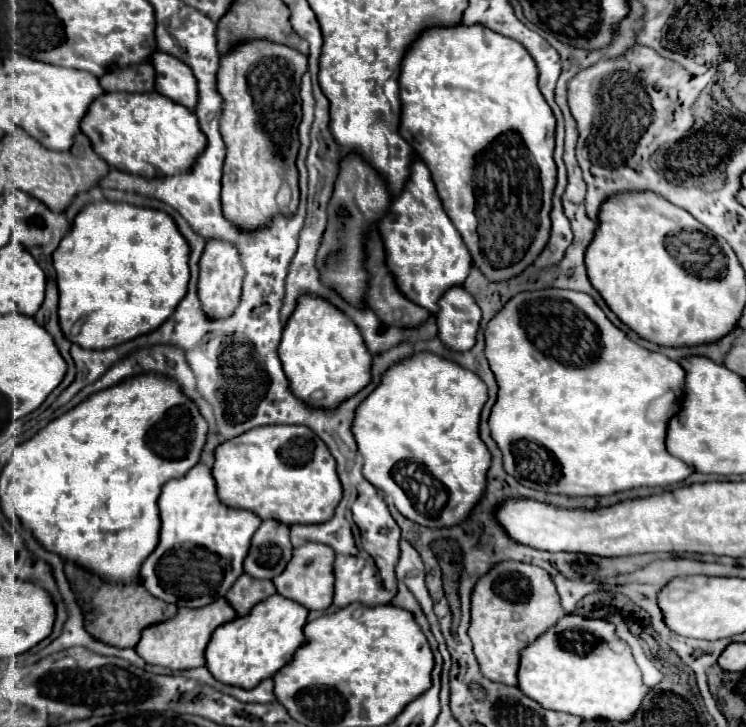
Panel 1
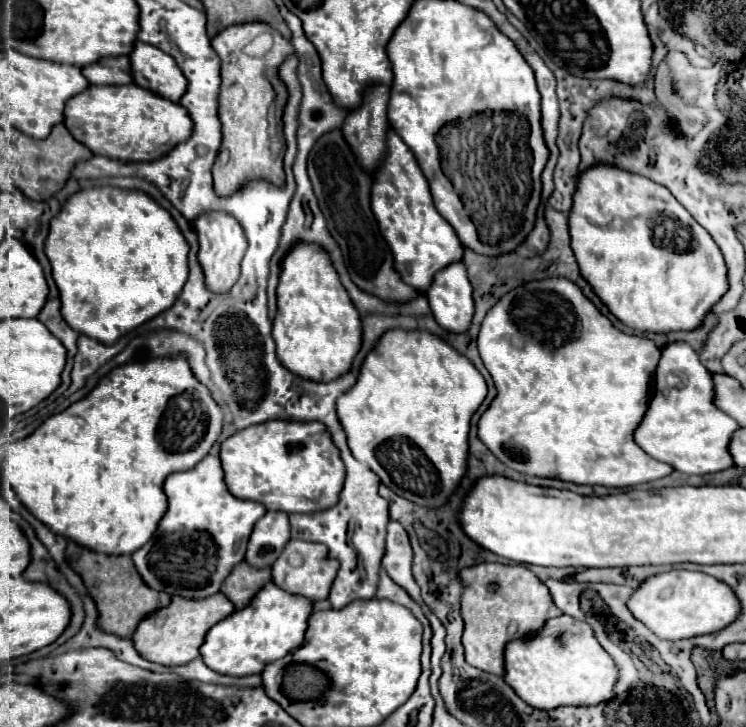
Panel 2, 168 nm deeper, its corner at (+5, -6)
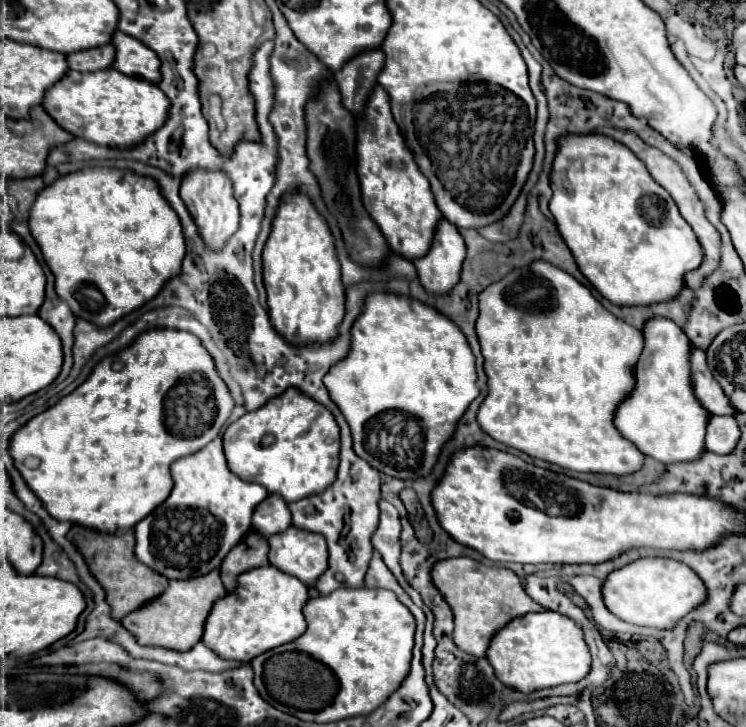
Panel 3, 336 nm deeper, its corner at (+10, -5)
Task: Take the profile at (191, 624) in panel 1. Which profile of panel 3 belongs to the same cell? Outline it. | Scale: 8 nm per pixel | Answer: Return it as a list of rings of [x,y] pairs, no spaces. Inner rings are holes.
[[[214,570],[212,574],[206,574],[204,578],[192,578],[188,582],[170,582],[168,590],[160,594],[160,598],[154,598],[152,602],[144,604],[140,610],[134,610],[132,614],[124,616],[122,624],[142,646],[162,646],[176,652],[186,652],[196,642],[200,642],[204,634],[206,618],[214,602],[224,596],[226,596],[226,590],[220,582],[218,570]]]

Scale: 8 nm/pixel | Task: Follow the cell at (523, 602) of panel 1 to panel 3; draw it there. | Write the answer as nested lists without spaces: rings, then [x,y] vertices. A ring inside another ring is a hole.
[[[450,558],[438,562],[432,568],[432,580],[454,610],[454,644],[462,652],[476,658],[486,658],[490,640],[510,620],[528,612],[546,610],[526,594],[526,590],[520,584],[520,578],[512,570],[494,566],[486,568],[484,564],[472,558]]]

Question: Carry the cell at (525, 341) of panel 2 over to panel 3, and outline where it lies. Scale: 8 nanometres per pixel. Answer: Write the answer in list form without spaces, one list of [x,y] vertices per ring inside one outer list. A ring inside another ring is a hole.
[[[534,262],[528,268],[514,270],[480,294],[476,334],[488,376],[488,396],[476,418],[490,438],[572,472],[628,476],[642,470],[644,454],[614,426],[618,406],[636,384],[634,368],[644,350],[640,330],[610,314],[568,272],[546,262]]]

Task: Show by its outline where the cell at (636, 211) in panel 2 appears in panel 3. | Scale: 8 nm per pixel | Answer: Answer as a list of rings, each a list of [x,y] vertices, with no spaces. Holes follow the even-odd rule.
[[[600,134],[562,138],[550,182],[554,190],[550,212],[562,240],[570,248],[580,272],[612,304],[650,306],[672,302],[686,286],[684,274],[702,266],[704,250],[698,236],[678,212],[672,196],[648,174],[646,166],[624,144]]]

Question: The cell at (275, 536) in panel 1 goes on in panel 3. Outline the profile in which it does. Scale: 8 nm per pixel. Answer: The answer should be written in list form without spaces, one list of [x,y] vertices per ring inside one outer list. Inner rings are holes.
[[[268,496],[264,502],[260,502],[260,506],[256,506],[252,516],[252,530],[258,536],[268,540],[270,536],[288,530],[288,526],[292,526],[290,510],[280,496]]]

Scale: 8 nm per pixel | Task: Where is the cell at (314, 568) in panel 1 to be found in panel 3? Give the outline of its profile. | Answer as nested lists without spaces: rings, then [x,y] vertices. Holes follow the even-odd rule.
[[[288,528],[288,534],[272,538],[268,560],[278,570],[296,576],[302,584],[314,586],[328,568],[328,550],[320,534]]]

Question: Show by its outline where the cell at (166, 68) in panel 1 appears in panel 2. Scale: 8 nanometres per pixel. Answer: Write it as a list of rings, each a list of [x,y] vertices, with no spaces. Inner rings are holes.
[[[135,41],[129,55],[133,63],[133,81],[149,91],[155,91],[171,101],[179,101],[187,89],[187,81],[171,55],[153,45]]]

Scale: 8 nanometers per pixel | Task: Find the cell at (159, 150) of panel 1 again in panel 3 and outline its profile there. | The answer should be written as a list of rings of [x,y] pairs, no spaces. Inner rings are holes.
[[[114,68],[100,74],[76,74],[70,70],[68,78],[52,88],[44,100],[44,110],[48,110],[56,124],[74,138],[108,148],[128,150],[138,146],[142,138],[148,138],[164,126],[170,110],[168,98],[164,98],[164,92],[156,84],[124,76]]]

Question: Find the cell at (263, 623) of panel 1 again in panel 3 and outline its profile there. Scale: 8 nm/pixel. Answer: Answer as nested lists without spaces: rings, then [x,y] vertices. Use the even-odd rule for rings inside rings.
[[[262,566],[240,576],[240,586],[228,592],[226,598],[212,608],[202,642],[216,656],[236,662],[252,662],[256,656],[288,644],[304,634],[306,622],[302,608],[308,602],[306,586],[274,566]]]

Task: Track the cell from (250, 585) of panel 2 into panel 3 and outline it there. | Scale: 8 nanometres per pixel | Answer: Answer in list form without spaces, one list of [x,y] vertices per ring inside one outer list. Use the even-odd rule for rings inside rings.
[[[250,530],[244,542],[240,542],[240,546],[234,546],[228,552],[228,558],[224,558],[220,566],[220,576],[226,590],[232,592],[238,584],[240,574],[260,566],[268,566],[268,542],[260,542],[260,538],[252,538],[252,530]]]

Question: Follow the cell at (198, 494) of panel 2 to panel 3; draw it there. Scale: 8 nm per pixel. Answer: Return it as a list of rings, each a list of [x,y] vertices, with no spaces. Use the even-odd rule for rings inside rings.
[[[220,436],[196,454],[172,462],[170,474],[174,482],[170,496],[134,528],[134,554],[168,580],[206,576],[220,568],[226,554],[248,534],[252,514],[268,492],[260,484],[250,484],[230,474]]]

